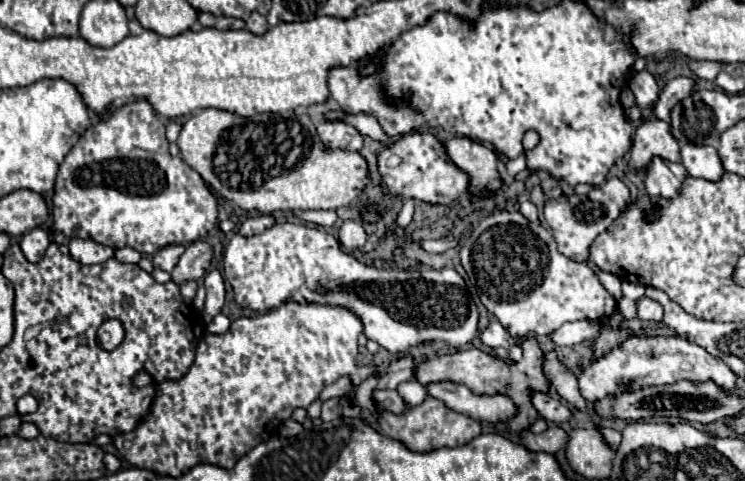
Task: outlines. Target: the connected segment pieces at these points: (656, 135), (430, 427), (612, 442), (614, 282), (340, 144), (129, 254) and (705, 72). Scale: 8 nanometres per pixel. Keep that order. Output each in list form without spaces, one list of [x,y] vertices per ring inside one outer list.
[[[646,119],[634,133],[628,169],[630,173],[646,173],[652,159],[662,157],[672,163],[682,163],[680,145],[670,133],[670,125],[664,121]]]
[[[428,397],[422,405],[410,407],[408,413],[402,417],[384,411],[380,415],[378,423],[380,423],[380,429],[386,437],[404,443],[410,451],[416,451],[416,453],[428,453],[428,451],[442,449],[442,447],[460,447],[460,445],[466,445],[474,437],[480,435],[480,423],[478,421],[474,421],[468,415],[452,411],[450,407],[446,407],[442,401],[438,401],[434,397]]]
[[[599,427],[599,429],[608,445],[612,449],[617,450],[622,440],[621,433],[609,428]]]
[[[594,267],[594,273],[598,275],[598,279],[600,279],[600,283],[604,285],[604,289],[606,291],[610,291],[610,294],[615,298],[622,297],[621,290],[621,281],[616,275],[612,275],[612,273],[606,273],[606,271],[600,271],[598,267]]]
[[[320,123],[318,137],[330,149],[346,149],[346,151],[360,151],[362,149],[362,135],[348,123]]]
[[[122,247],[116,251],[116,259],[122,261],[122,263],[138,263],[142,259],[142,255],[136,251],[136,249],[130,249],[130,247]]]
[[[688,59],[688,67],[690,71],[700,77],[700,79],[708,79],[708,81],[714,81],[720,73],[720,63],[718,61],[696,61],[696,59]]]

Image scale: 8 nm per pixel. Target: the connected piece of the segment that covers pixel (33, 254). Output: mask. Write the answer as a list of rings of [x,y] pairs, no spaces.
[[[40,227],[24,233],[20,239],[20,249],[30,263],[38,263],[44,257],[44,251],[48,249],[48,245],[50,245],[48,233],[42,231]]]

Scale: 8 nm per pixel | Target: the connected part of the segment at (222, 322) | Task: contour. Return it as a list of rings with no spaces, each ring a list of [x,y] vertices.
[[[222,313],[216,315],[216,317],[208,323],[208,331],[210,331],[210,333],[224,333],[228,327],[230,327],[230,319],[228,319],[226,315],[222,315]]]

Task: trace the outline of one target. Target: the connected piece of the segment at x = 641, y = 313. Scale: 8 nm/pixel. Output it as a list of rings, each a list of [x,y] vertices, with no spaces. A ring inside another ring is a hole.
[[[642,297],[642,301],[638,303],[638,317],[644,321],[662,321],[664,309],[656,299],[650,297]]]

